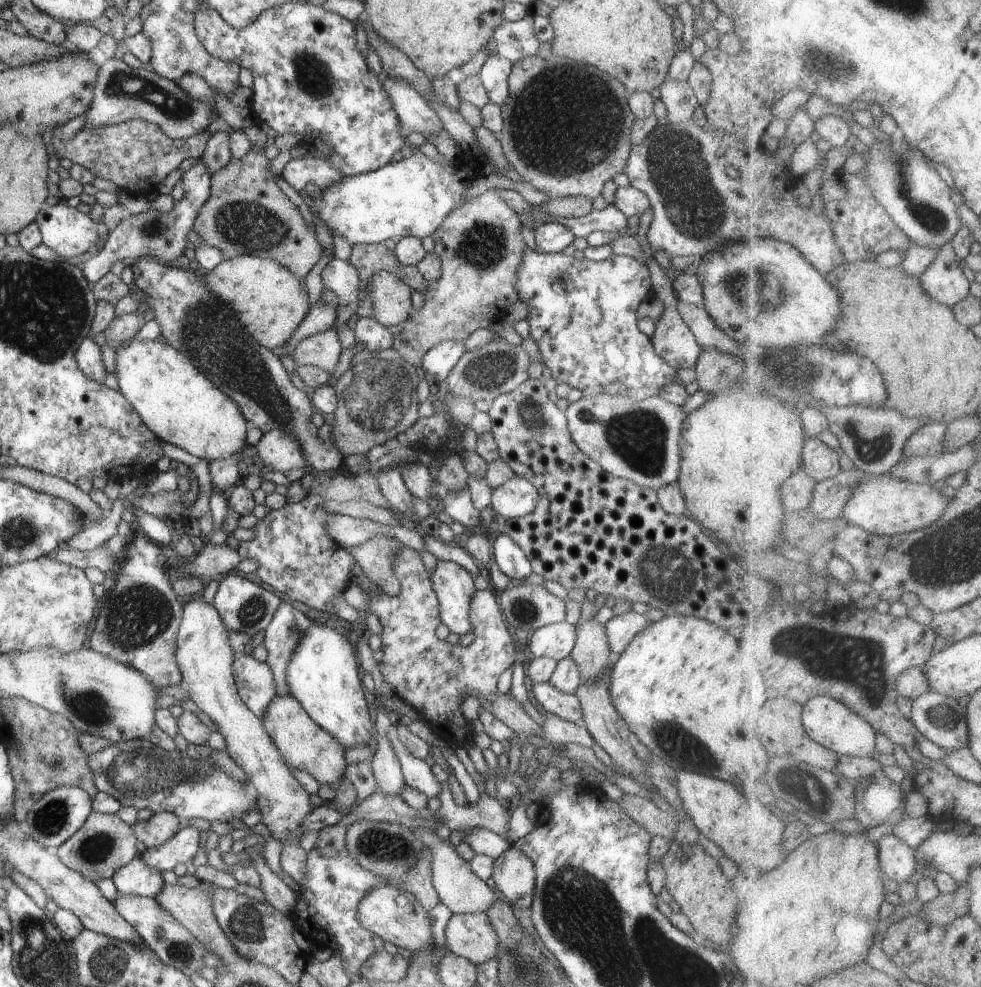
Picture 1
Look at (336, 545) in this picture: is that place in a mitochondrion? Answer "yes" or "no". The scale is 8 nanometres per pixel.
no

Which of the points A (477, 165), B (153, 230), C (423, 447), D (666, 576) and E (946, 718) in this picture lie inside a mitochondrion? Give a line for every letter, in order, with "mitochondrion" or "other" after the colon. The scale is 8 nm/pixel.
A: other
B: mitochondrion
C: mitochondrion
D: mitochondrion
E: mitochondrion

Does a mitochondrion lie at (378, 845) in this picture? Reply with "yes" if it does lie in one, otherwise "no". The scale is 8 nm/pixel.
yes

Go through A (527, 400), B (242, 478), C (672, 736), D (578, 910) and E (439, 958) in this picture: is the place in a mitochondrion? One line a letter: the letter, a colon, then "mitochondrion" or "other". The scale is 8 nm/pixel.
A: mitochondrion
B: other
C: mitochondrion
D: mitochondrion
E: other

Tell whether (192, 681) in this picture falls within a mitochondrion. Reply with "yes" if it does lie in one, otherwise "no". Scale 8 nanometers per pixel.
no

